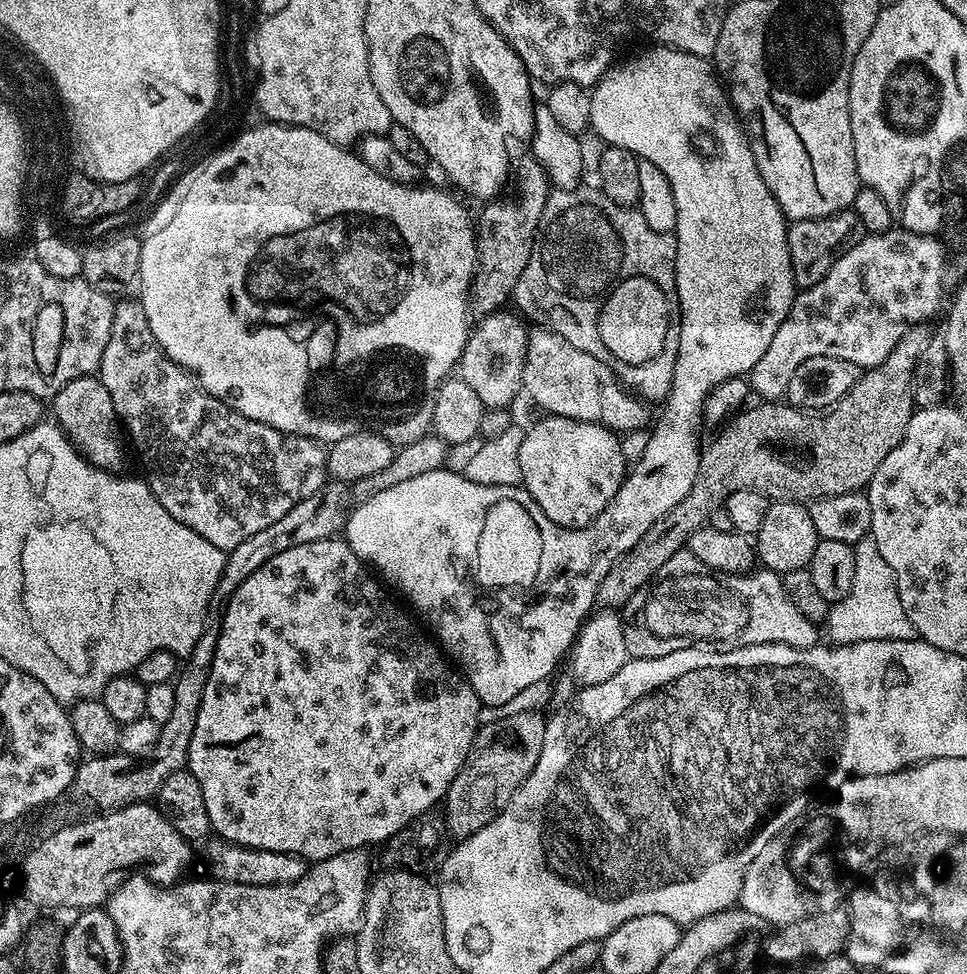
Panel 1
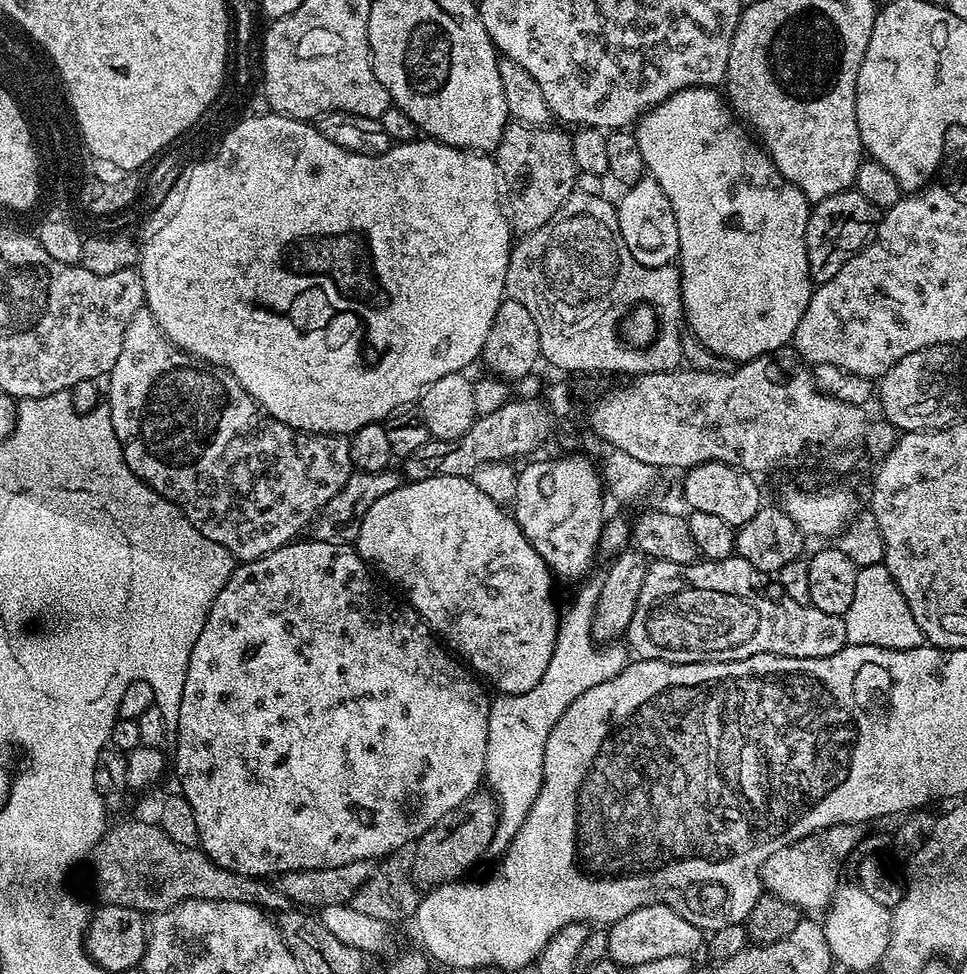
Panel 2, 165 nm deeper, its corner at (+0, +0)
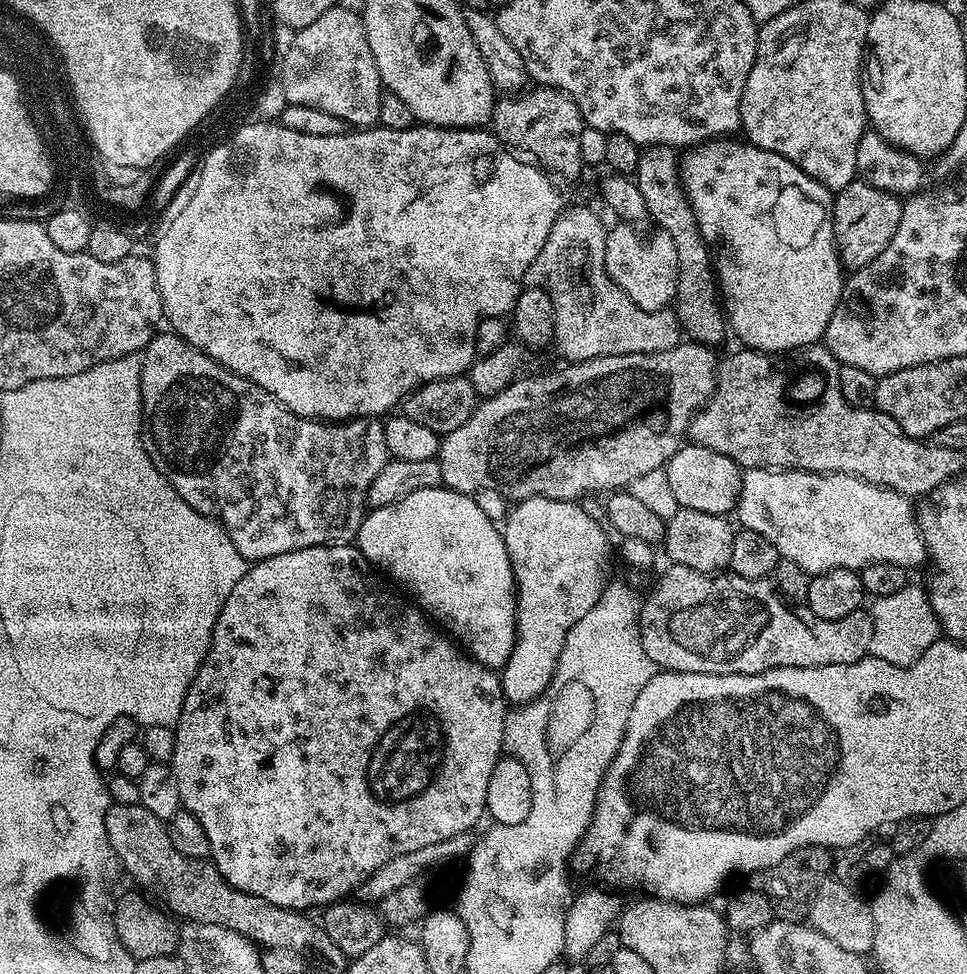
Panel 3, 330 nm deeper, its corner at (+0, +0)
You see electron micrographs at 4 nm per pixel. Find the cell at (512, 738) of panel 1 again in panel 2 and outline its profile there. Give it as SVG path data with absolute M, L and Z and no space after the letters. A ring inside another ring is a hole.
M477 790L462 806L458 806L446 818L442 818L426 834L415 841L416 853L412 856L412 872L415 883L420 886L451 884L463 877L467 868L472 868L480 860L480 855L492 847L496 833L498 809L496 798L488 790Z

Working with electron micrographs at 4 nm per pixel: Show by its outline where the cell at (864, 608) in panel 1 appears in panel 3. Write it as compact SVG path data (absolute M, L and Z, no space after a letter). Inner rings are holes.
M910 582L902 590L894 594L877 596L871 601L870 615L874 634L870 634L869 653L874 658L882 658L882 662L890 662L894 666L909 668L930 646L941 639L940 623L928 601L928 593L916 582Z

